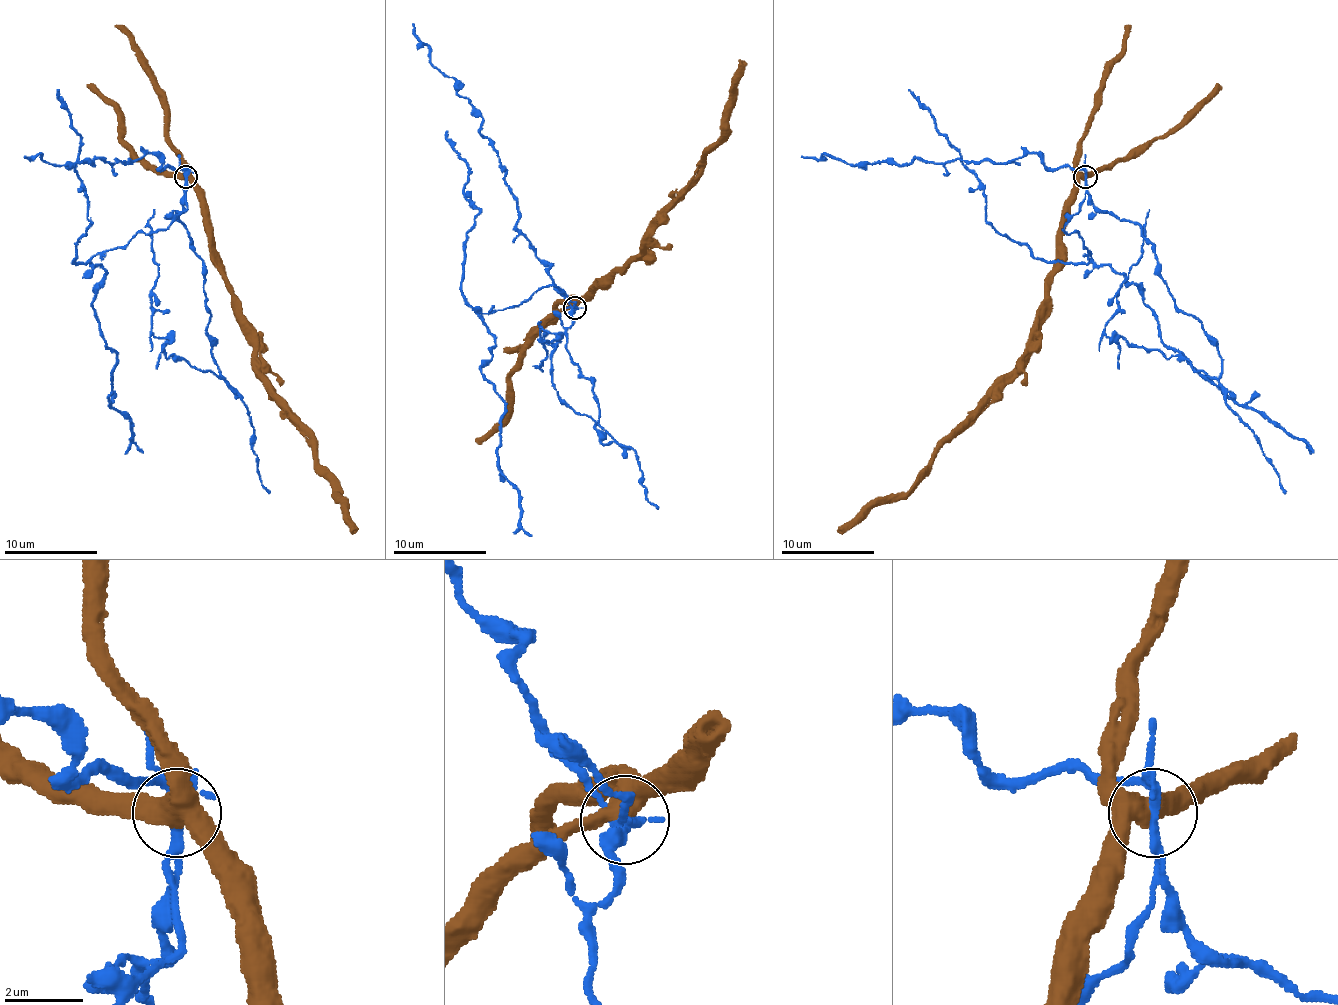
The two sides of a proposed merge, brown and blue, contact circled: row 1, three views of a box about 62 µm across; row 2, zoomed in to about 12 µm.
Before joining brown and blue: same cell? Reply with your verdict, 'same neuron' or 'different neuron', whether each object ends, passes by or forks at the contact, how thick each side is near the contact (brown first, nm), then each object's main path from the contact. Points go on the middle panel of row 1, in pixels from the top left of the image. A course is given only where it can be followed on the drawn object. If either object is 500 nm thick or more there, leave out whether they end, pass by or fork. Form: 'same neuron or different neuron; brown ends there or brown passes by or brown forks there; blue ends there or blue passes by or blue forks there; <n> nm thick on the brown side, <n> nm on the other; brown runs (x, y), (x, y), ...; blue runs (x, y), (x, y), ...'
different neuron; brown forks there; blue forks there; 420 nm thick on the brown side, 240 nm on the other; brown runs (574, 307), (641, 251), (641, 239), (655, 218), (697, 174), (702, 158), (725, 128), (725, 107), (741, 60); blue runs (574, 307), (569, 358), (592, 381), (599, 440), (613, 440), (560, 398), (555, 335), (539, 328), (543, 372)

